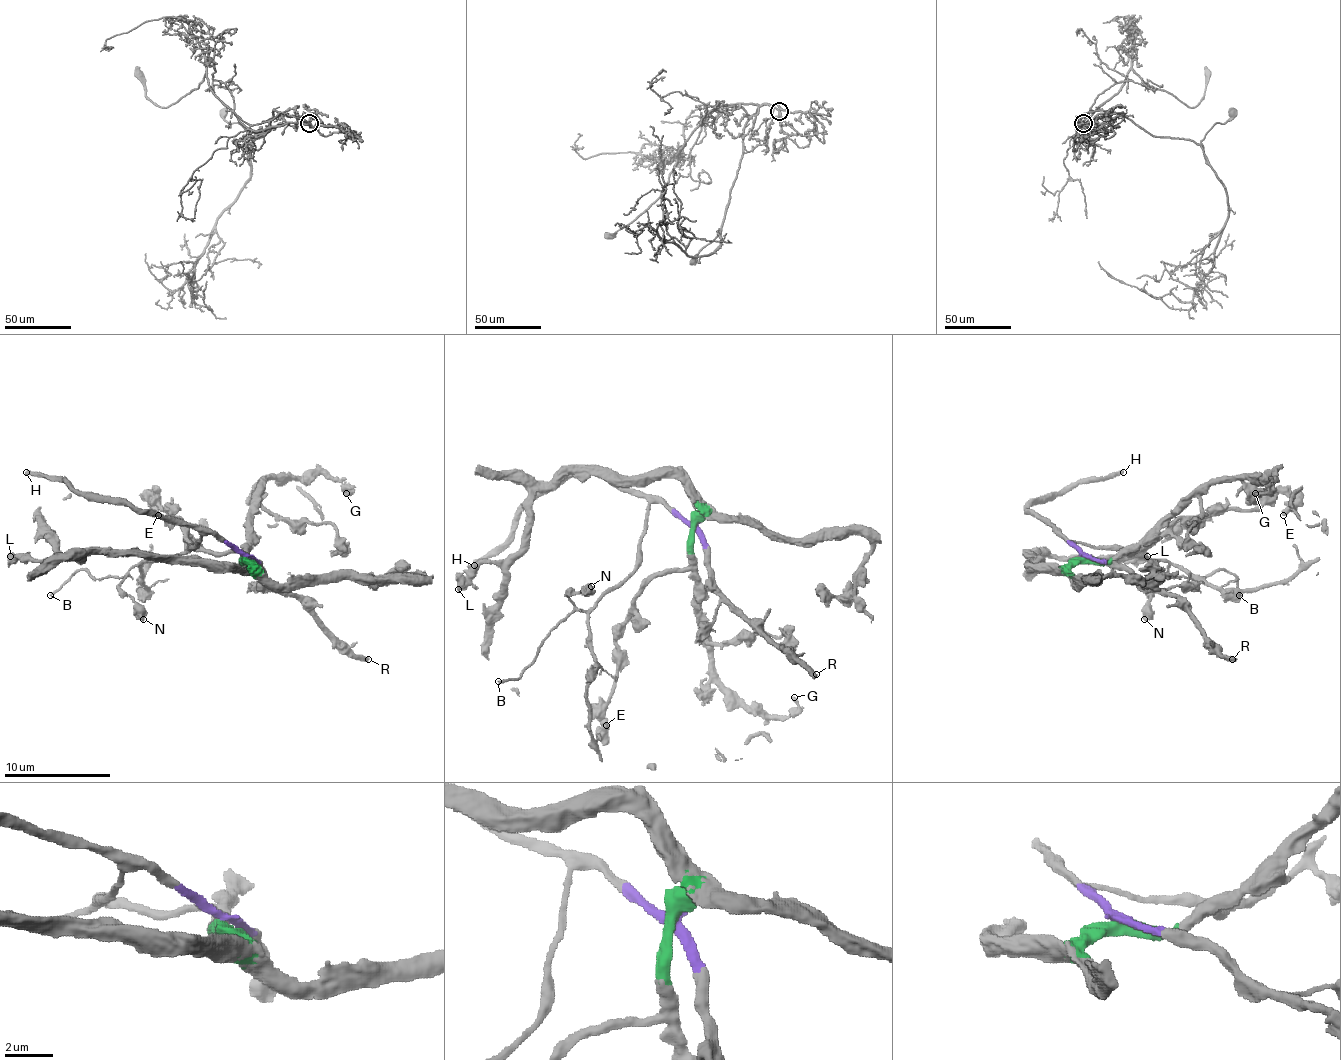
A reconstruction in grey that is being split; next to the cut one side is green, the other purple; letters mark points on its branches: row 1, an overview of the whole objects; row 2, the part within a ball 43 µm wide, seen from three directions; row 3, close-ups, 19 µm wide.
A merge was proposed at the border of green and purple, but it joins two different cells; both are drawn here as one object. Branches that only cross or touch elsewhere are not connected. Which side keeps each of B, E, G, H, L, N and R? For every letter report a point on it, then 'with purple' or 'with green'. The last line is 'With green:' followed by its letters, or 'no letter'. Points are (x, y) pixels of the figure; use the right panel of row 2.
B: place (1239, 595); with purple
E: place (1283, 515); with green
G: place (1255, 493); with green
H: place (1123, 472); with purple
L: place (1147, 556); with green
N: place (1144, 619); with purple
R: place (1232, 659); with purple
With green: E, G, L

